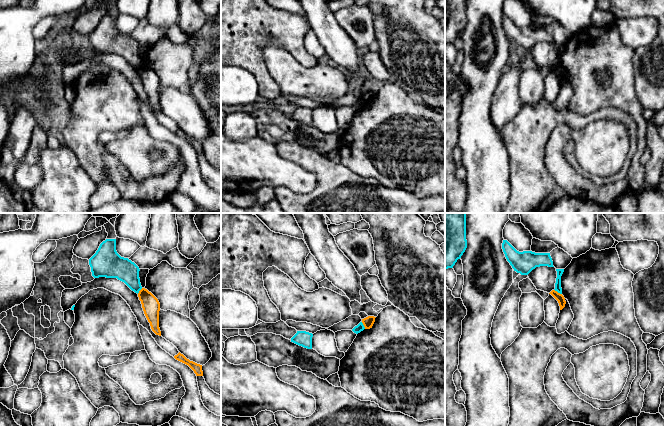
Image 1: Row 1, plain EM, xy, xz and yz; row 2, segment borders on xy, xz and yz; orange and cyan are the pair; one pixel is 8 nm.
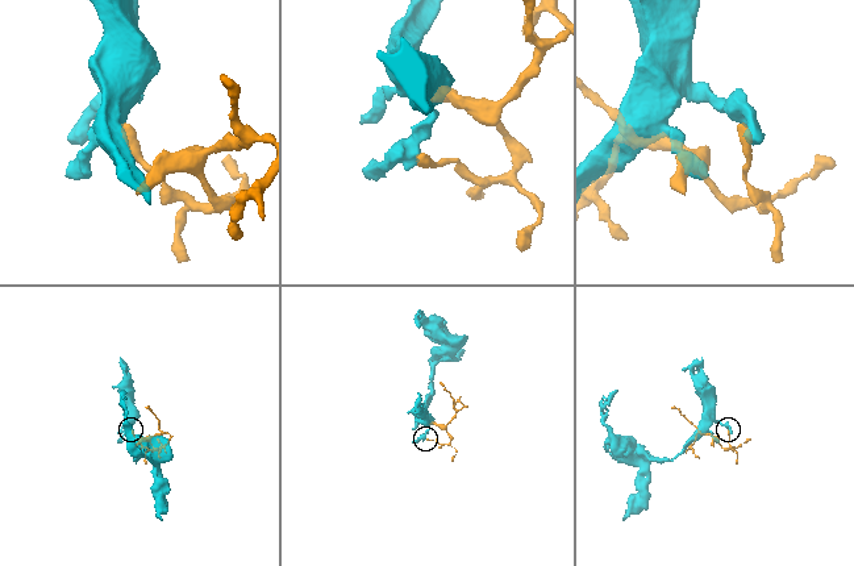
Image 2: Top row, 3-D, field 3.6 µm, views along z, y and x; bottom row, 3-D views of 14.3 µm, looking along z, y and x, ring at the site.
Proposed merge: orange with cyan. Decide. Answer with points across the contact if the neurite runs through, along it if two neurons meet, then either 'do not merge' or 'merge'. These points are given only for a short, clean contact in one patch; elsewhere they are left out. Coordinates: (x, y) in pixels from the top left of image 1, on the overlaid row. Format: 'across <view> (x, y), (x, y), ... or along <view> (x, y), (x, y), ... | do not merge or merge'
along yz (554, 289), (561, 294) | do not merge

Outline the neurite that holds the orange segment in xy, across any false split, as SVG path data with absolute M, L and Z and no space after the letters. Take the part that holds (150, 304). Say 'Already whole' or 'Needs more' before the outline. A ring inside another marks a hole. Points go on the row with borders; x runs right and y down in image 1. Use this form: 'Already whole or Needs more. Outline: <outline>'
Already whole. Outline: M142 288L138 293L139 300L141 301L144 314L150 323L152 331L161 336L159 328L159 311L160 303L158 299L147 289Z

